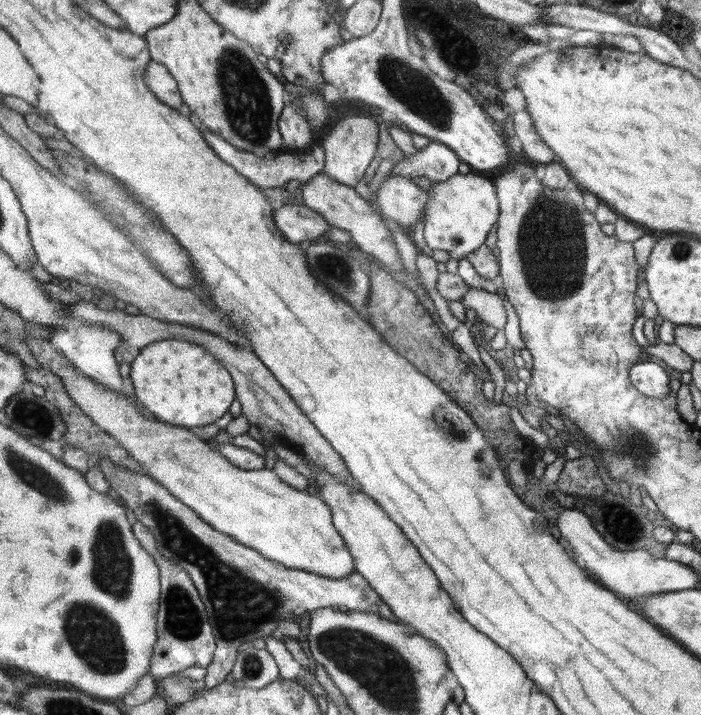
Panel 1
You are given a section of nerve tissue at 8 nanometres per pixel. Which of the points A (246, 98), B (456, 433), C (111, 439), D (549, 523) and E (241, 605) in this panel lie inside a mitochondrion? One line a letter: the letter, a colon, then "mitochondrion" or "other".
A: mitochondrion
B: other
C: other
D: other
E: mitochondrion

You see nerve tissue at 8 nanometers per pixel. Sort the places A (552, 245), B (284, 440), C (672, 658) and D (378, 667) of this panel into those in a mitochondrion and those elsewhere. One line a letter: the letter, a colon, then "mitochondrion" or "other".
A: mitochondrion
B: mitochondrion
C: other
D: mitochondrion

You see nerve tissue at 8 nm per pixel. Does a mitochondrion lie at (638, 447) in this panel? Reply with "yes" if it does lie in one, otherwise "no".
yes

